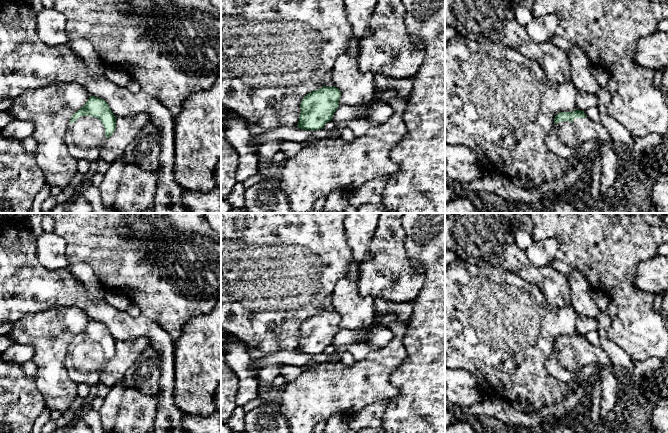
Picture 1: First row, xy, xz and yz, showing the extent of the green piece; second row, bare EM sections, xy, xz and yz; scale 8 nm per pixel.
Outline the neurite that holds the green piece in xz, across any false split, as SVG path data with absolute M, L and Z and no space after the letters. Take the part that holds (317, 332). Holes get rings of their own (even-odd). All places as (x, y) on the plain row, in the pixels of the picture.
M323 310L308 317L300 328L301 336L297 351L311 355L323 353L324 349L332 344L340 321L341 315L335 310Z

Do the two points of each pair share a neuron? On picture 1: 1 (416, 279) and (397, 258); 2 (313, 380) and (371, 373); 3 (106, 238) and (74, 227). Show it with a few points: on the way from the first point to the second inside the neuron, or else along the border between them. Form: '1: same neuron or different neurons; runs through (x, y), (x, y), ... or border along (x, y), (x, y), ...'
1: same neuron; runs through (410, 278), (397, 264)
2: same neuron; runs through (327, 380), (357, 380)
3: same neuron; runs through (98, 233), (92, 227), (82, 227)

